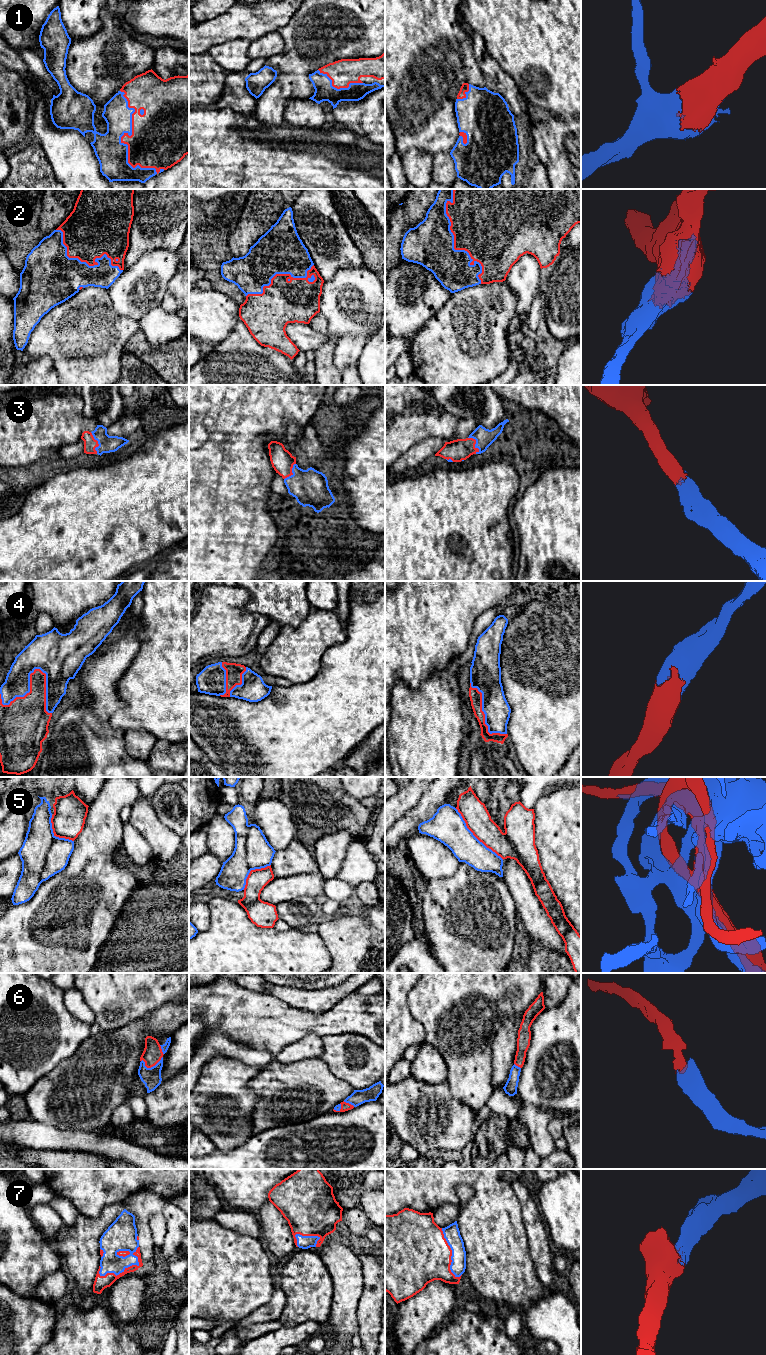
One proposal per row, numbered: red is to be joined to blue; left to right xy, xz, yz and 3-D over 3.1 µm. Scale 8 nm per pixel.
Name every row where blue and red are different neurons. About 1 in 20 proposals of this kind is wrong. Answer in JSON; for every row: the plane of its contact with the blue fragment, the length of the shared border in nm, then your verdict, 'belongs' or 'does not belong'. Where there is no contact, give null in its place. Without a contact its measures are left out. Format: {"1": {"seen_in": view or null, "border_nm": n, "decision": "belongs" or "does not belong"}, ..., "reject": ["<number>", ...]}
{"1": {"seen_in": "xy", "border_nm": 750, "decision": "belongs"}, "2": {"seen_in": "yz", "border_nm": 800, "decision": "belongs"}, "3": {"seen_in": "yz", "border_nm": 150, "decision": "belongs"}, "4": {"seen_in": "xy", "border_nm": 440, "decision": "belongs"}, "5": {"seen_in": "yz", "border_nm": 550, "decision": "belongs"}, "6": {"seen_in": "xy", "border_nm": 180, "decision": "belongs"}, "7": {"seen_in": "xy", "border_nm": 400, "decision": "belongs"}, "reject": []}

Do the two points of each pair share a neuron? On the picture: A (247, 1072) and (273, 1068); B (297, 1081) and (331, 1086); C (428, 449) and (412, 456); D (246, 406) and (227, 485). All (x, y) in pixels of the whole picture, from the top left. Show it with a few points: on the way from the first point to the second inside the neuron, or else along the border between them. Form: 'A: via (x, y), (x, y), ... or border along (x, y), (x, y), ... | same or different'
A: border along (262, 1067), (247, 1084), (247, 1087), (252, 1092) | different
B: via (305, 1084), (323, 1086) | same
C: via (424, 449), (416, 455) | same
D: via (234, 426), (234, 442), (227, 449), (227, 465) | same

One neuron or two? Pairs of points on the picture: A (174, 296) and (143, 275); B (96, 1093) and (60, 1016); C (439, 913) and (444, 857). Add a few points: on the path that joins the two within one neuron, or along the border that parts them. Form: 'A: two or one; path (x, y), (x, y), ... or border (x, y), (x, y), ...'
A: two; border (177, 270), (168, 282), (167, 289), (159, 306)
B: two; border (90, 1035), (59, 1066)
C: two; border (460, 863), (452, 875), (431, 879), (427, 882)

